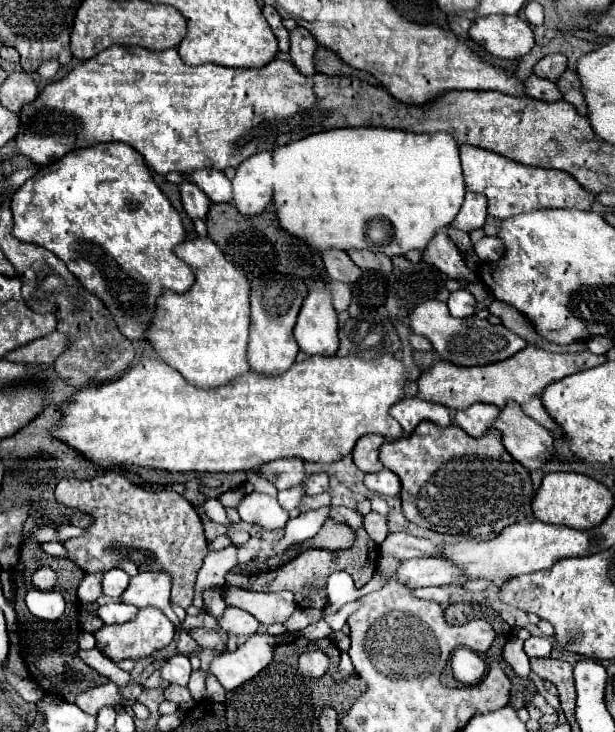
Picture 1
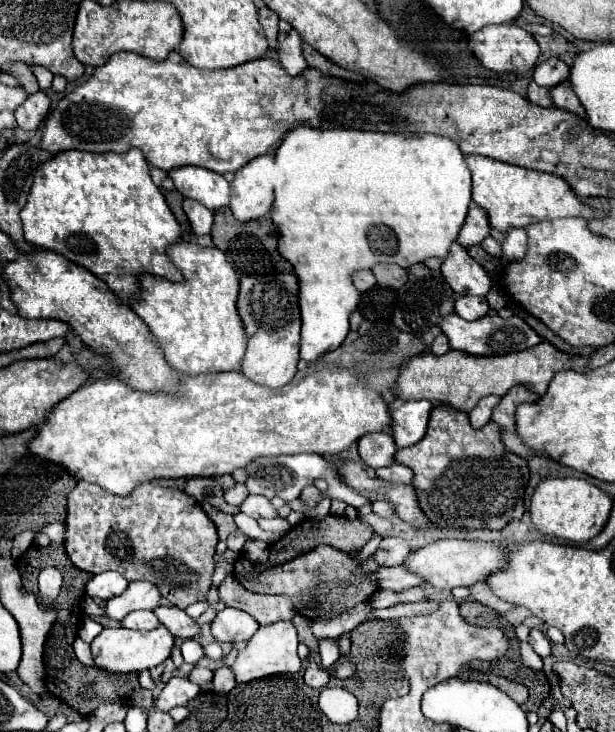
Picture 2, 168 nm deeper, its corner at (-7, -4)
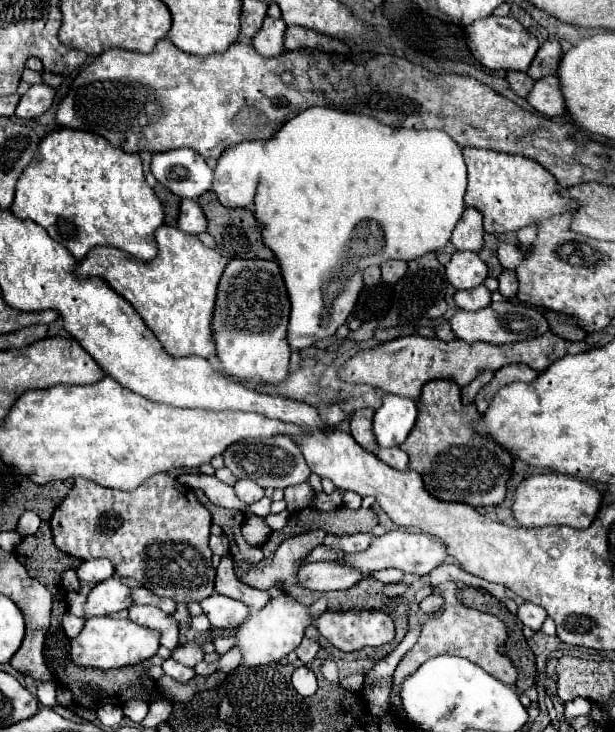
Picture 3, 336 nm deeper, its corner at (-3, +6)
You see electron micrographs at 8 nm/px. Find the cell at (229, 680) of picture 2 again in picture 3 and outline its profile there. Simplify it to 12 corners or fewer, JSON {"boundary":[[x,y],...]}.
{"boundary":[[235,646],[219,660],[219,670],[231,672],[241,662],[241,650]]}

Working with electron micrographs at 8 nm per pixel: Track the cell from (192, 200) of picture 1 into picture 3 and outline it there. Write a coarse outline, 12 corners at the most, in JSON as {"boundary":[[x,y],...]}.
{"boundary":[[181,200],[177,228],[201,234],[207,228],[195,200]]}

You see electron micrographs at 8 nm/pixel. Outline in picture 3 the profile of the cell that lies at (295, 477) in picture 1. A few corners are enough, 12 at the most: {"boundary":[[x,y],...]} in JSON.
{"boundary":[[289,436],[231,444],[225,466],[261,488],[287,488],[311,470]]}

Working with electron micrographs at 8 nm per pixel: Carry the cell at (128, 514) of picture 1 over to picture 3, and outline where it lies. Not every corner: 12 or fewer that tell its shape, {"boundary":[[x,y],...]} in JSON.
{"boundary":[[155,474],[75,478],[55,546],[175,602],[215,592],[209,510]]}

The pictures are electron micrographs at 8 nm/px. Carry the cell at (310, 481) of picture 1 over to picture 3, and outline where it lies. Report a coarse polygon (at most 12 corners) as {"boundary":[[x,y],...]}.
{"boundary":[[309,482],[285,488],[289,512],[307,508],[313,500]]}

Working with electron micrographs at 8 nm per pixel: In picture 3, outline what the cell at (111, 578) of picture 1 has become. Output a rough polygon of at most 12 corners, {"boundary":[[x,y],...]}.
{"boundary":[[107,558],[85,560],[77,568],[83,582],[103,582],[115,574]]}

